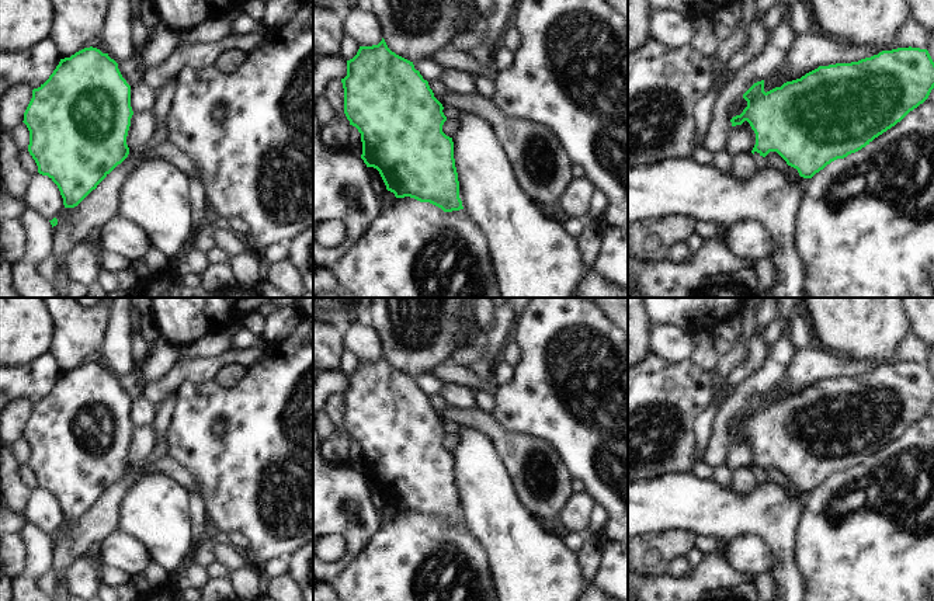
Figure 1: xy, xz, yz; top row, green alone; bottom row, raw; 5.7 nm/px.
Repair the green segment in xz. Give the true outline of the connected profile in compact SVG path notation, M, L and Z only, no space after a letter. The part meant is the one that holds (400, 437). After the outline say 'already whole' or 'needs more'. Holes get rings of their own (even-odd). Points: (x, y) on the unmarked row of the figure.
M382 352L378 359L360 361L357 369L347 375L347 390L341 397L344 428L361 448L361 473L367 482L379 486L386 504L396 513L430 517L444 527L463 524L454 456L442 447L447 435L444 421L413 376L392 366Z | already whole

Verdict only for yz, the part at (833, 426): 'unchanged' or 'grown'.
unchanged

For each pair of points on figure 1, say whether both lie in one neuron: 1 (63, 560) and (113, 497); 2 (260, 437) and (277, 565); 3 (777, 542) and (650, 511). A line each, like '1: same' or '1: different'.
1: same
2: different
3: same

